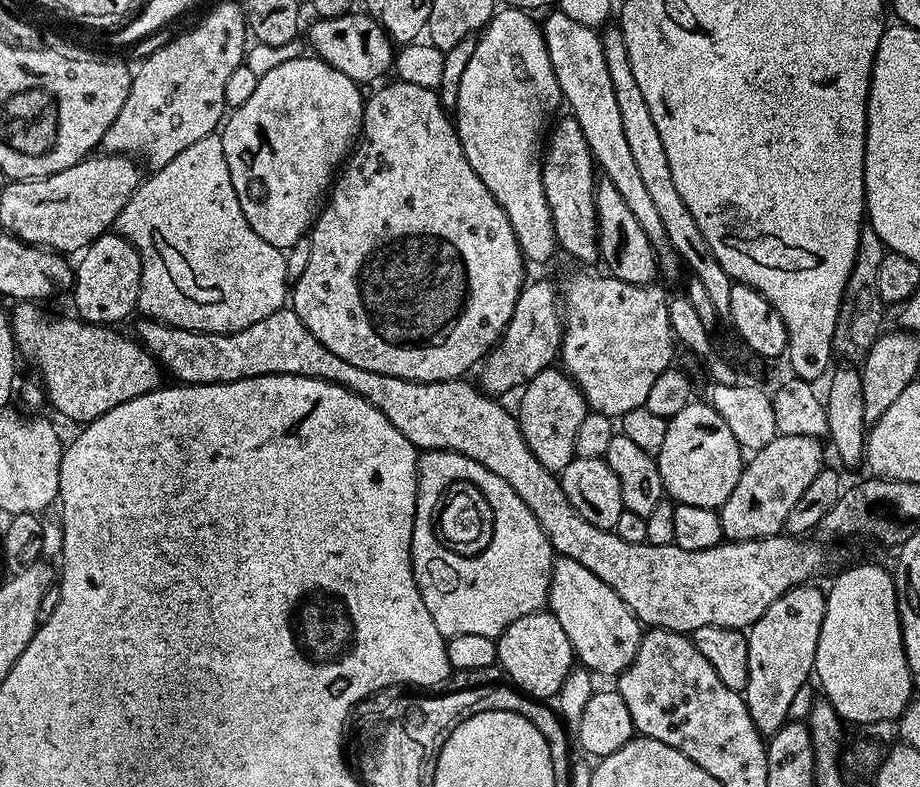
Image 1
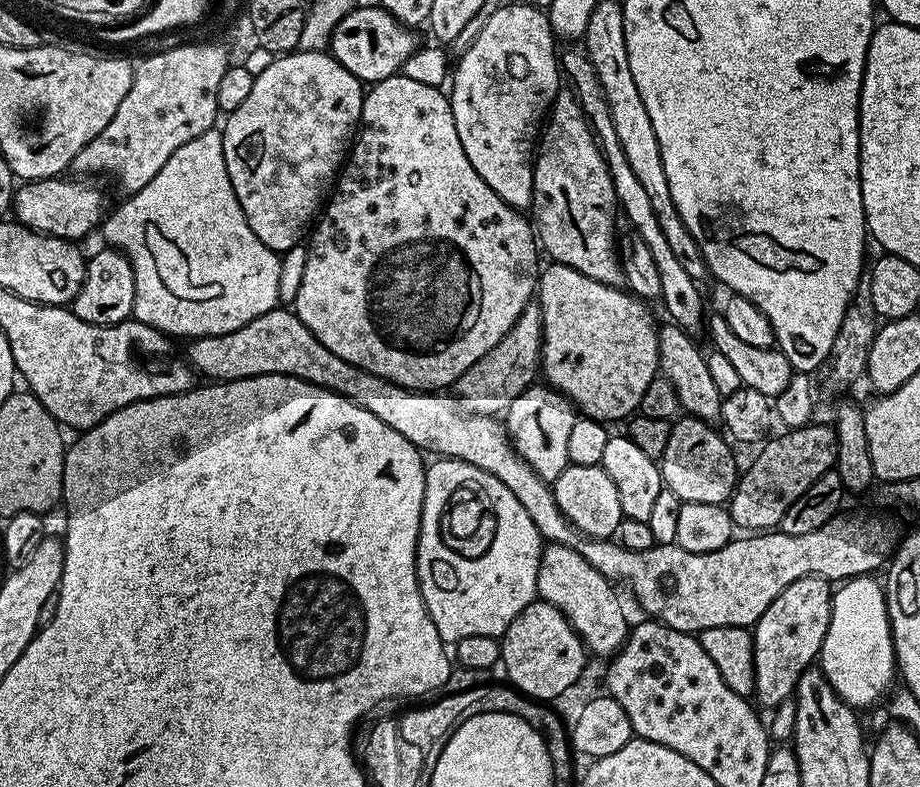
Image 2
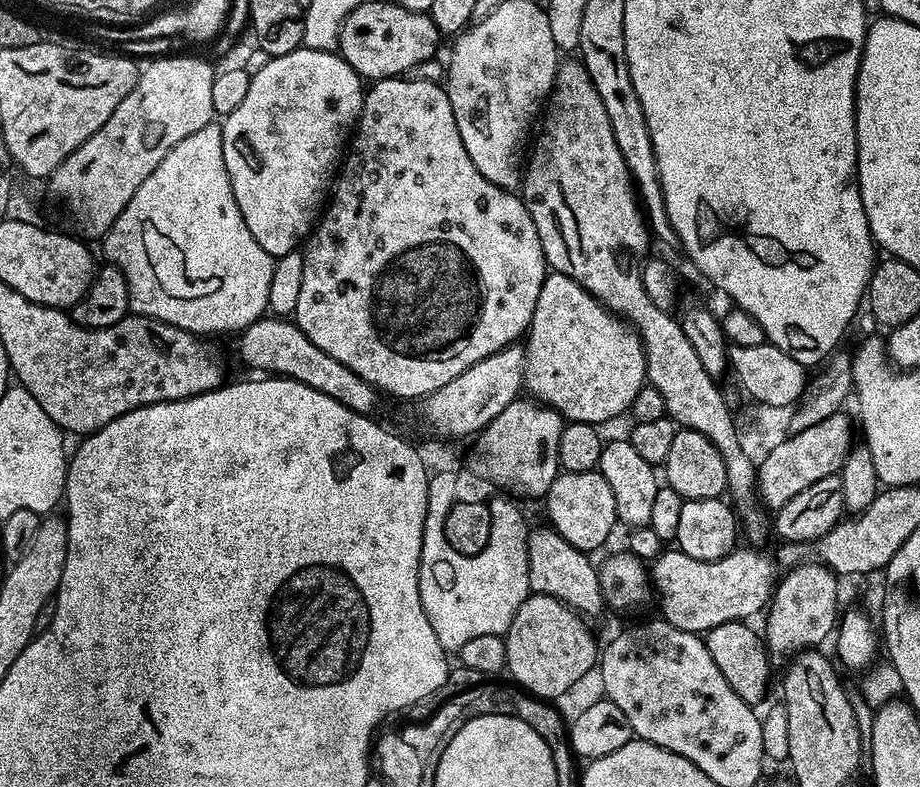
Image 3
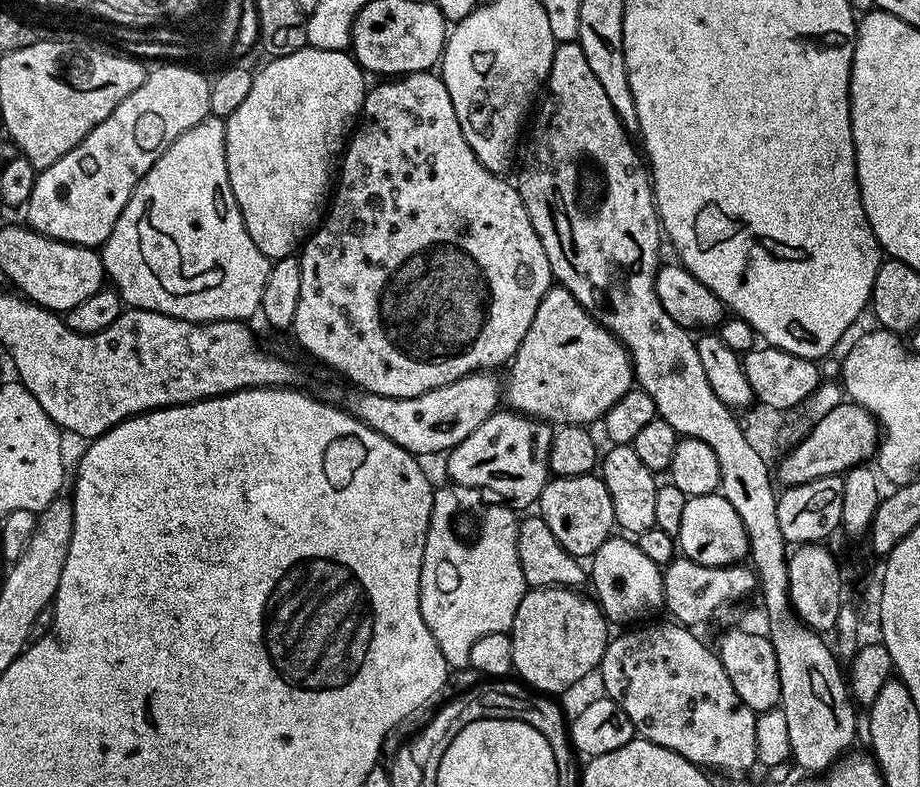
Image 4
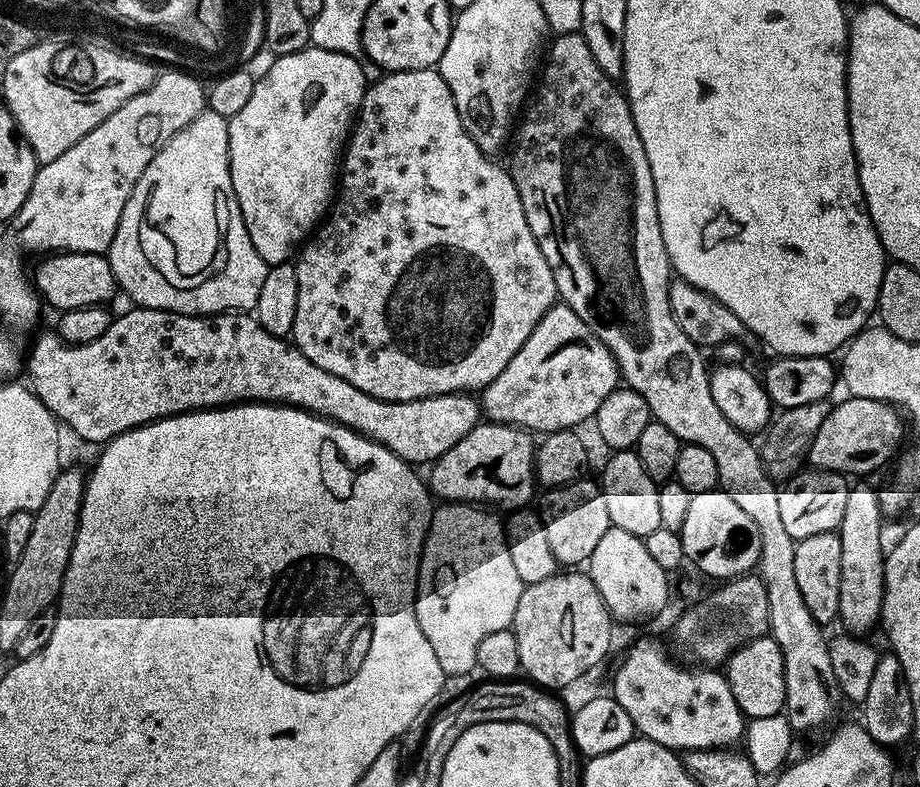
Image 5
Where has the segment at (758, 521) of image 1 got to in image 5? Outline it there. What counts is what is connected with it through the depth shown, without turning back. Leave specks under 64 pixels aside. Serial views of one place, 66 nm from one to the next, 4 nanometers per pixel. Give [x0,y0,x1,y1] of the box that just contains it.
[807,396,903,472]

